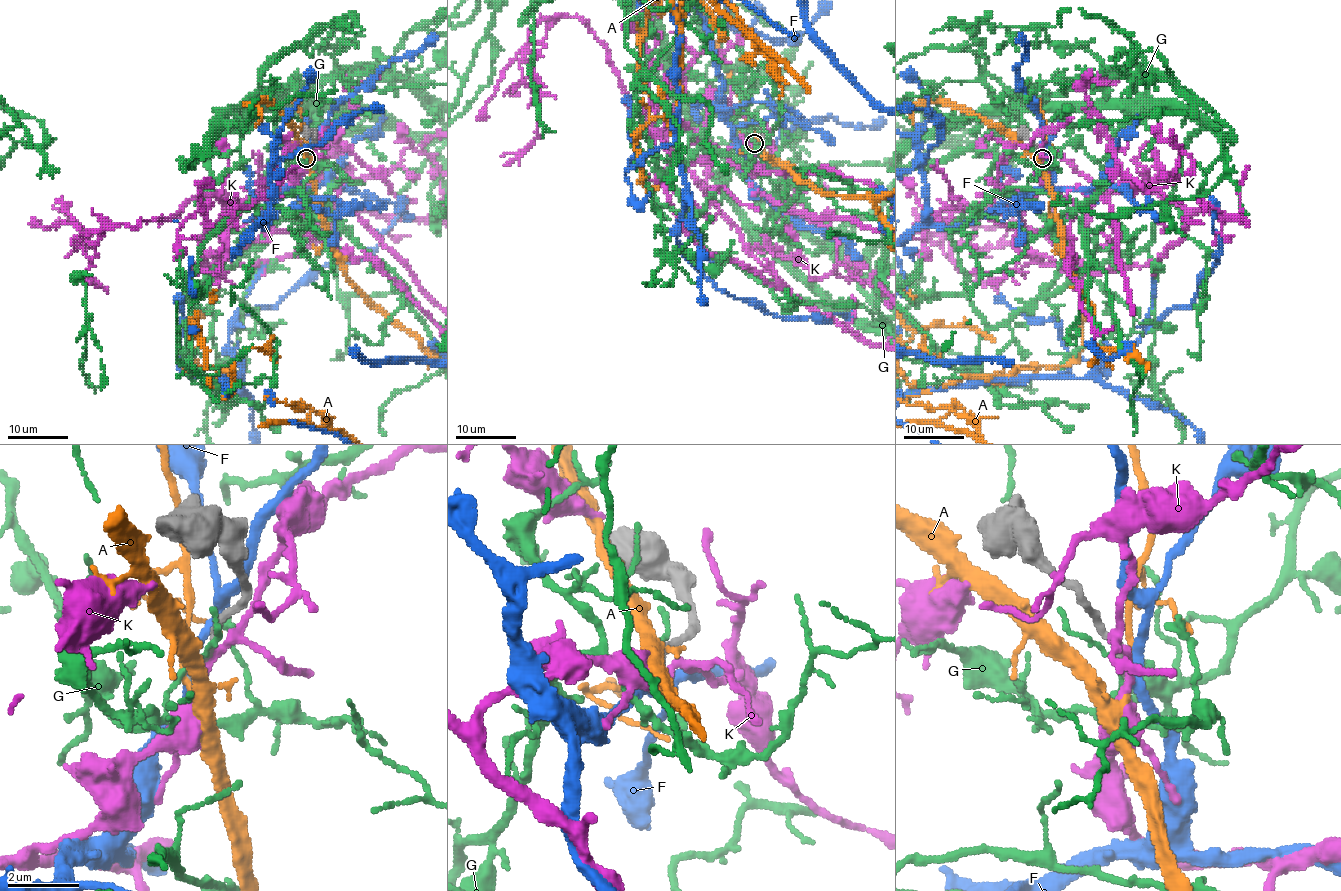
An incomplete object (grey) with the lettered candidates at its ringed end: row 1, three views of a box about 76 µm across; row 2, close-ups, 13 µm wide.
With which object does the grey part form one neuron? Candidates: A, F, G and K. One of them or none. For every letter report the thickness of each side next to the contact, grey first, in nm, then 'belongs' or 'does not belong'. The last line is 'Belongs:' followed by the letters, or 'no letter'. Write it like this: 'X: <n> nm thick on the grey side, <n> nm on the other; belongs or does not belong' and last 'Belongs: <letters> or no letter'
A: 220 nm thick on the grey side, 190 nm on the other; does not belong
F: 220 nm thick on the grey side, 280 nm on the other; belongs
G: 240 nm thick on the grey side, 110 nm on the other; does not belong
K: 260 nm thick on the grey side, 200 nm on the other; does not belong
Belongs: F

